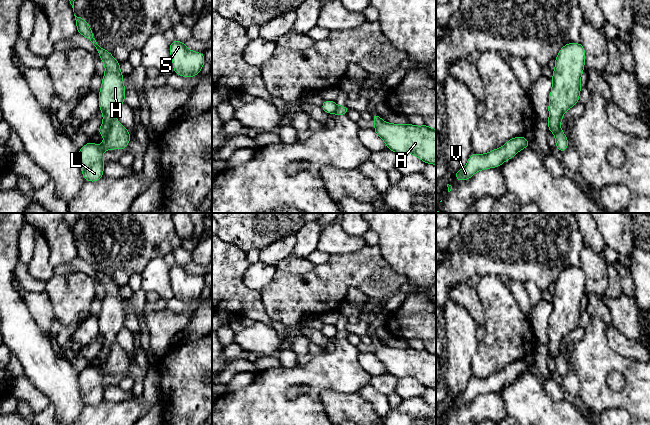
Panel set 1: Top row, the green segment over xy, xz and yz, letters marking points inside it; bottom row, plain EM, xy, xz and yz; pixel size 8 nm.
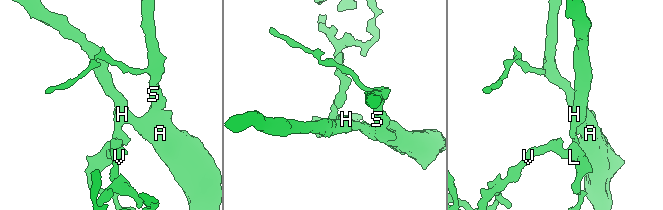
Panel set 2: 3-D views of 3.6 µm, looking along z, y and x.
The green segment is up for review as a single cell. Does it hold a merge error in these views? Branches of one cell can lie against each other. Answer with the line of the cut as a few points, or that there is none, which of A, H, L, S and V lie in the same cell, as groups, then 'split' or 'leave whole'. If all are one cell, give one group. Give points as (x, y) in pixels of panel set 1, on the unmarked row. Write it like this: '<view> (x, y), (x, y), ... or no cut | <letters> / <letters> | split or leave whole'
xy (115, 342), (105, 359) | A H S / L V | split

